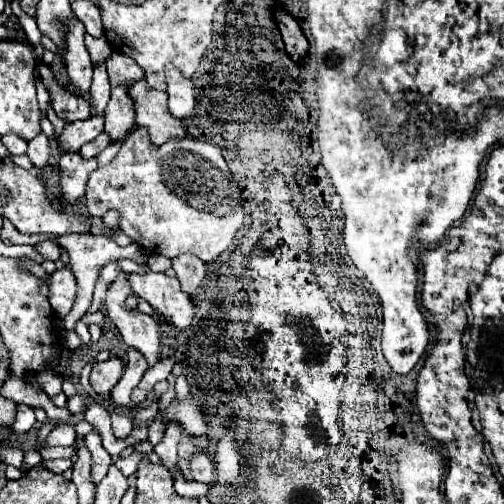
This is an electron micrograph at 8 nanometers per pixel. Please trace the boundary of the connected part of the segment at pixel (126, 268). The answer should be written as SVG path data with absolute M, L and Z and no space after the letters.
M120 258L118 260L118 266L120 266L120 270L122 272L126 272L126 274L132 274L132 272L142 272L142 274L146 274L148 272L148 266L140 266L140 264L136 264L134 260L128 260L128 258Z

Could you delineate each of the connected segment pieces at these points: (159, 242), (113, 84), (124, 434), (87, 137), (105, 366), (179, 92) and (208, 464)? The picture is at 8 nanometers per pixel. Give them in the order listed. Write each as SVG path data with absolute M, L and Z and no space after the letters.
M136 128L132 134L128 134L128 138L124 140L120 152L116 154L116 158L108 164L108 166L100 166L96 168L90 178L88 178L88 186L86 186L86 208L90 212L90 216L102 216L106 210L114 208L120 212L120 228L126 236L130 236L136 244L140 244L142 248L146 250L152 250L156 254L162 254L166 258L174 258L178 254L184 254L184 252L190 252L190 254L196 254L200 260L204 260L206 264L214 264L216 258L222 258L224 254L224 248L228 248L234 238L238 238L238 226L242 226L242 218L246 218L246 214L242 214L242 184L238 184L232 176L232 172L228 170L228 164L226 160L222 158L222 152L220 148L208 144L208 142L200 142L200 140L170 140L166 142L164 146L160 146L158 150L150 146L150 138L148 138L148 130L146 128Z
M112 52L106 60L106 72L110 78L110 102L106 106L106 132L112 140L118 140L134 126L136 110L130 98L130 86L144 78L144 70L134 62L134 58Z
M112 414L112 428L114 428L114 436L120 440L126 440L132 436L132 424L126 416Z
M94 114L82 122L72 122L64 128L64 132L58 138L60 150L76 152L76 150L80 150L80 146L94 140L100 132L104 132L104 116L102 114Z
M108 358L106 362L94 362L90 372L90 384L98 394L108 394L120 380L124 362L120 358Z
M166 66L166 84L168 84L168 96L170 96L170 112L184 120L194 110L194 84L190 78L186 78L176 66Z
M196 454L196 456L192 456L190 468L192 468L194 480L204 482L204 484L212 484L214 466L212 466L212 460L210 460L206 454Z

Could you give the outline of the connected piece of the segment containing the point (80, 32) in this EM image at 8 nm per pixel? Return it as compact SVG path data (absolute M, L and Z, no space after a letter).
M76 16L70 18L70 26L66 26L64 64L66 64L72 84L80 92L86 94L90 90L90 82L92 82L92 64L90 64L88 50L84 46L84 34L86 34L84 24Z

